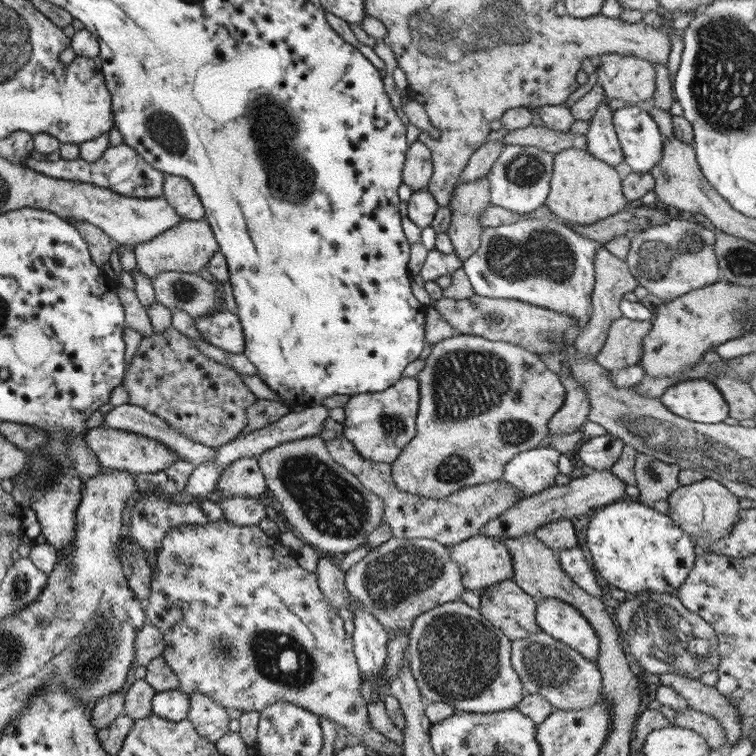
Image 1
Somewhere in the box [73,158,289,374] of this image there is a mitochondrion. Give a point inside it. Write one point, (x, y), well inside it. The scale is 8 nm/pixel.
(184, 292)

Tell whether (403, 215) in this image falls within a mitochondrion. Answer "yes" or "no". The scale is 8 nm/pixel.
no

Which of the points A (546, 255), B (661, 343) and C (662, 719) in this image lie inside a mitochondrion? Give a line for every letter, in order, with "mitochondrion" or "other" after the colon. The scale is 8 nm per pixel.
A: mitochondrion
B: other
C: other

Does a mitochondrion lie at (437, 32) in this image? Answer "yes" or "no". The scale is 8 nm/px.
yes

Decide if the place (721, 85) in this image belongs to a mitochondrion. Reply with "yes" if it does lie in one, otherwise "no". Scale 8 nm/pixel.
yes

